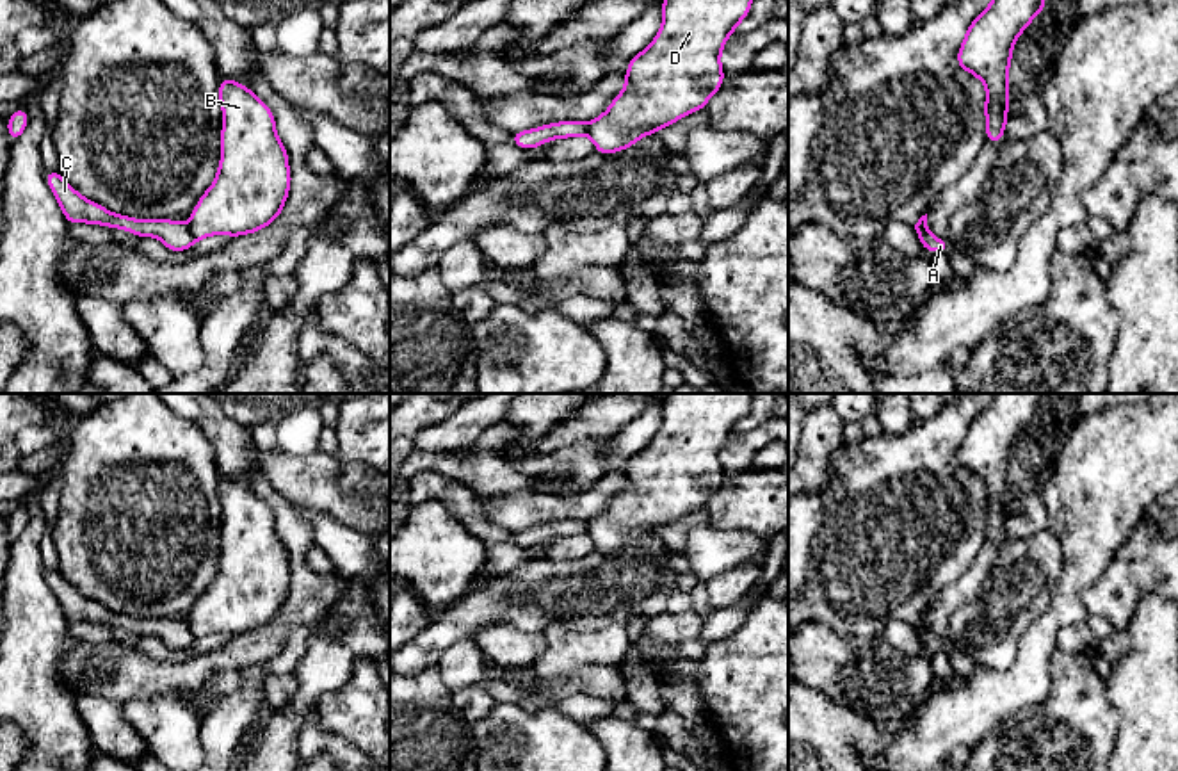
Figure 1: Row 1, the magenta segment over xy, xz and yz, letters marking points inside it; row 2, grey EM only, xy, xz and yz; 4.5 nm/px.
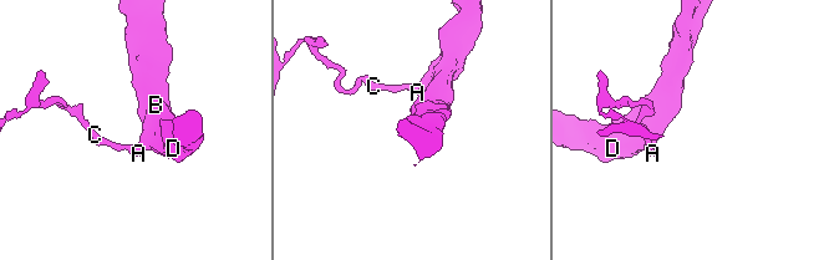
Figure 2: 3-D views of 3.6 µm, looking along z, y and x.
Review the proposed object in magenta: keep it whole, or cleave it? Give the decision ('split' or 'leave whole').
split

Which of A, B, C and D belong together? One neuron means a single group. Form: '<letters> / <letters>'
A C / B D

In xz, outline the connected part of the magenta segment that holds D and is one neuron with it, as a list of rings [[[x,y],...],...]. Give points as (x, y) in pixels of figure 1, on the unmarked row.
[[[666,394],[655,438],[628,458],[623,490],[589,522],[594,550],[614,554],[703,509],[722,486],[721,450],[754,394]]]

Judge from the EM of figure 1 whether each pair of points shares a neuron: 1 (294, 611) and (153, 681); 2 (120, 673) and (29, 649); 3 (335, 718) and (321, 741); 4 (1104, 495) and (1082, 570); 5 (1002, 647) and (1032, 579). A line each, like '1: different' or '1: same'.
1: same
2: different
3: different
4: same
5: same

